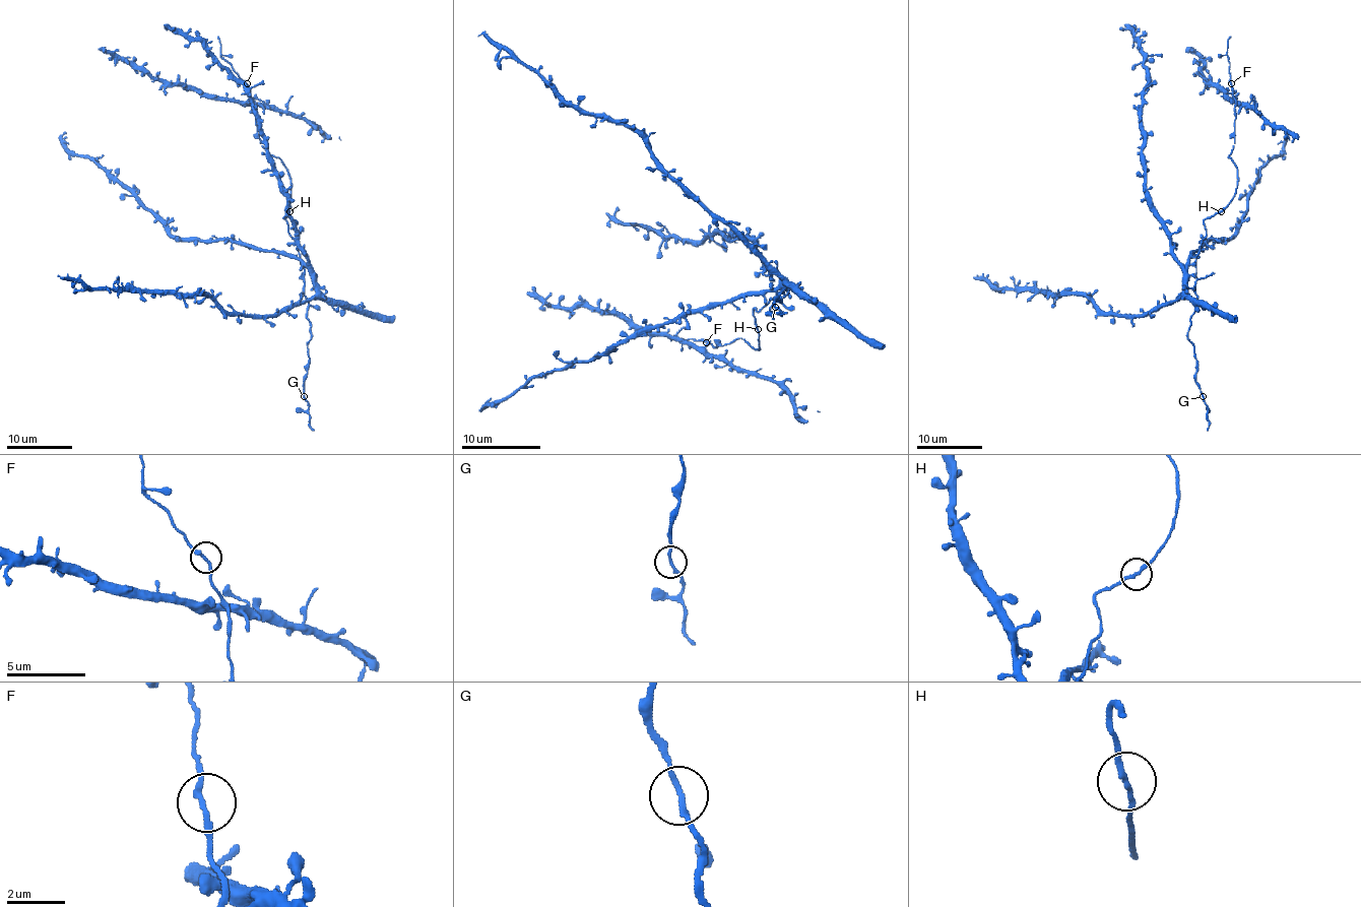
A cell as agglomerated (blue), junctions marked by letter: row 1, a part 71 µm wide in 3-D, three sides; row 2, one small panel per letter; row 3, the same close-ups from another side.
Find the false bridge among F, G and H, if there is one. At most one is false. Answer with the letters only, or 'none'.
none

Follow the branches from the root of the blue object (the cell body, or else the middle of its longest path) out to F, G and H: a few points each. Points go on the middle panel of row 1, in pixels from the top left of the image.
F: (767, 293), (769, 303), (761, 311), (753, 311), (759, 350), (741, 338), (721, 346), (706, 342)
G: (767, 293), (775, 290), (775, 299), (780, 301), (778, 295), (782, 289), (775, 307)
H: (767, 293), (765, 299), (769, 303), (761, 311), (753, 311), (757, 328)

